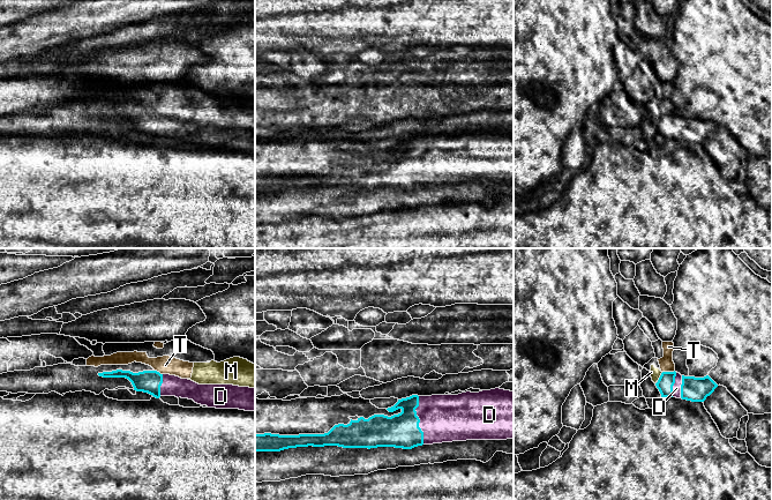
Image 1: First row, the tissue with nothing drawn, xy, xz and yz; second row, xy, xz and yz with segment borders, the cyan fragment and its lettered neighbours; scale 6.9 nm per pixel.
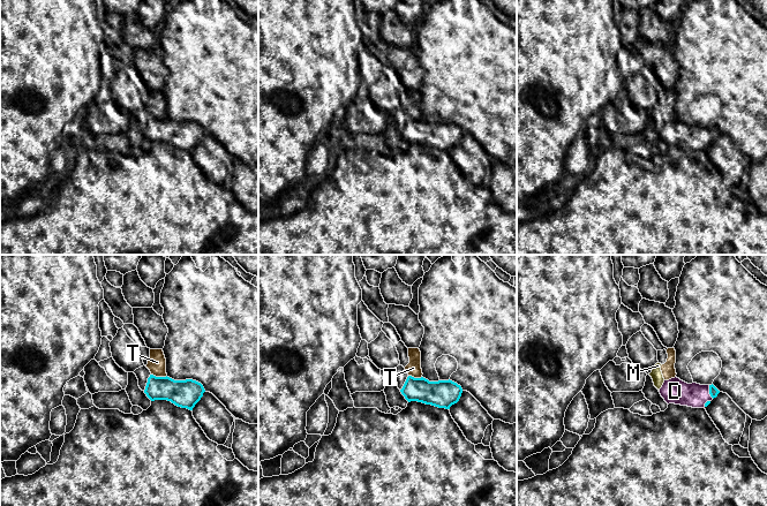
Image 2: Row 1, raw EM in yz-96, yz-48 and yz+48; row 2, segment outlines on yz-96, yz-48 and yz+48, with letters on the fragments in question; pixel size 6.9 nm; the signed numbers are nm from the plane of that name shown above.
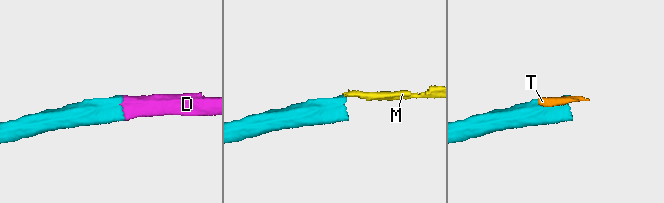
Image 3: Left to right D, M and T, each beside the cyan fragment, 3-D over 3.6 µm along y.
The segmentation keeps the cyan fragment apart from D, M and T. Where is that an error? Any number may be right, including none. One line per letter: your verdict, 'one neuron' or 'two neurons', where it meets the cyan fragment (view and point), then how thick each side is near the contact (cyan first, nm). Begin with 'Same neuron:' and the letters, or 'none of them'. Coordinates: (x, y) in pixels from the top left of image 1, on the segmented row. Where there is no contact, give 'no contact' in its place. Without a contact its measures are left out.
Same neuron: D
D: one neuron; contact xz (419, 420); calibres 240 and 340 nm
M: two neurons; contact yz (660, 377); calibres 120 and 70 nm
T: two neurons; contact yz (668, 372); calibres 120 and 100 nm

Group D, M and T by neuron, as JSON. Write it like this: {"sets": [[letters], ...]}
{"sets": [["D"], ["M", "T"]]}

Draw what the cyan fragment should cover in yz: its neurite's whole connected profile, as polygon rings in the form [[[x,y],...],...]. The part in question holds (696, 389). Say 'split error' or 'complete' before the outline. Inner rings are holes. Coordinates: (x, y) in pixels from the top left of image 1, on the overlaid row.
split error; [[[662,372],[655,383],[661,397],[676,397],[691,402],[704,402],[718,385],[709,376],[684,376],[677,372]]]

